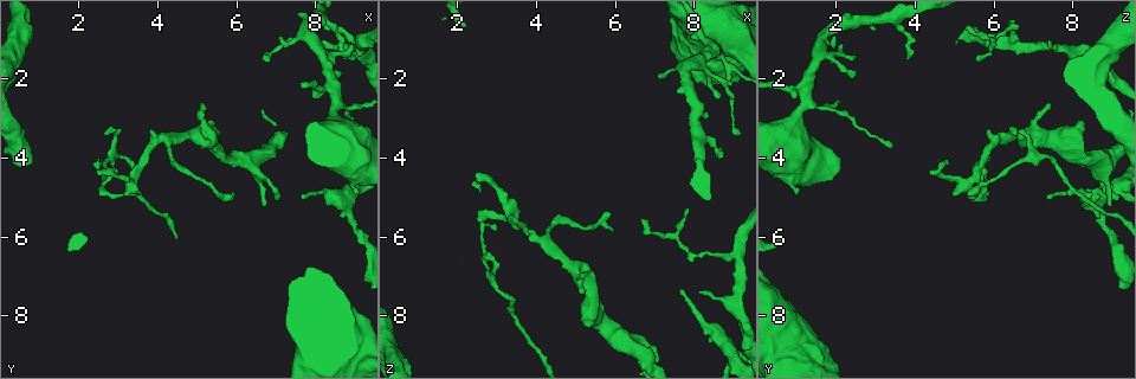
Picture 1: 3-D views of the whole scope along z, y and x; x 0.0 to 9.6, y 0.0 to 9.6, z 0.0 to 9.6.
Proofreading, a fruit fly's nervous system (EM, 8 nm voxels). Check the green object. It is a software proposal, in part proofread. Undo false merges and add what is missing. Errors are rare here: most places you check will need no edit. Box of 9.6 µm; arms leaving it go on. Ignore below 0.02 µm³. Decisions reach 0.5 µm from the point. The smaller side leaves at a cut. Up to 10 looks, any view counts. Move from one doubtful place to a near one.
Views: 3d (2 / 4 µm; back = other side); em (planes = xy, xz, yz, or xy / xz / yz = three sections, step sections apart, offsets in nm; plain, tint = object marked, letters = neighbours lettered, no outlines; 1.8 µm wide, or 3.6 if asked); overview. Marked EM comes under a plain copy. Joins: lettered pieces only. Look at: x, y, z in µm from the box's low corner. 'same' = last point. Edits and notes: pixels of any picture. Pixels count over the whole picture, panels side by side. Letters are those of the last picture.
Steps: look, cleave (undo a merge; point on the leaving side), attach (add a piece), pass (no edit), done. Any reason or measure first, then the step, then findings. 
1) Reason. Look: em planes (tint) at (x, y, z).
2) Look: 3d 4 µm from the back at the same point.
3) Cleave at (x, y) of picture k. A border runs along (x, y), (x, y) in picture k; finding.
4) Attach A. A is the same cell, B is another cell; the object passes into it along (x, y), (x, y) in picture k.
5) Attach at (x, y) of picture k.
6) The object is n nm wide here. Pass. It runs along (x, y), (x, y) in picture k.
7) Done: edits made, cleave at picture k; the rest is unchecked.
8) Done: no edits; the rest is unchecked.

Long arm stops here. Look: 3d 4 µm from the back at (5.95, 4.90, 5.85).

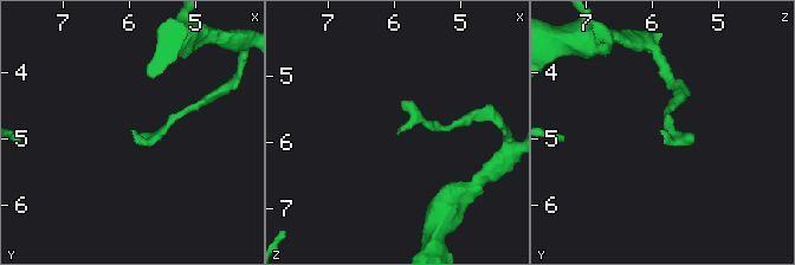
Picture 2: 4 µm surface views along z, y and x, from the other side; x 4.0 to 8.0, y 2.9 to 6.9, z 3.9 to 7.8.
Need the tissue. Look: em xz step 4 (letters) at (6.00, 4.90, 5.85).

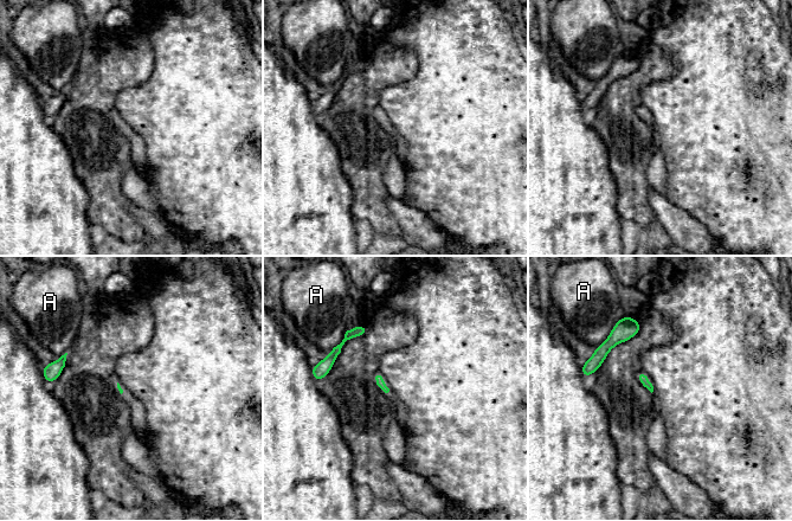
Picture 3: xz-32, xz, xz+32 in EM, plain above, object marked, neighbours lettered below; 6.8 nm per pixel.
Look: em planes (letters) at the same point.

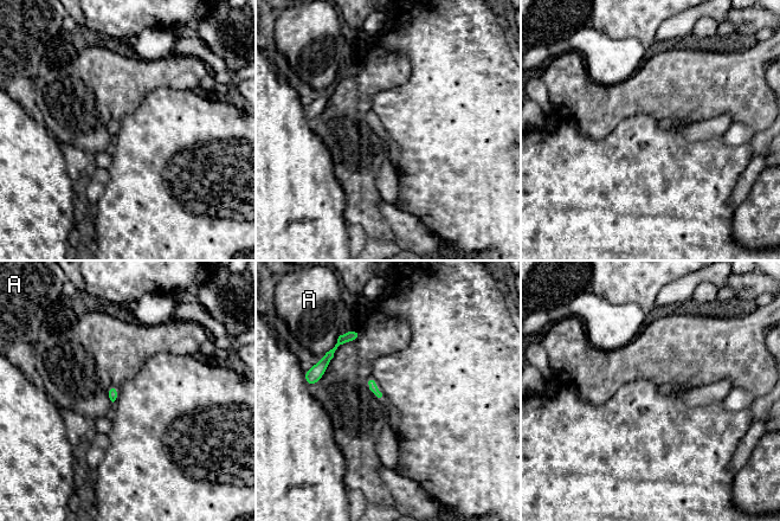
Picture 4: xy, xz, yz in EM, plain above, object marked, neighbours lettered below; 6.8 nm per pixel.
Pass. A is another cell; a border runs along (340, 335), (336, 343), (321, 358) in picture 4; no lettered piece goes on from it.

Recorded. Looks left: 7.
Thin end. Look: 3d 4 µm at (6.65, 5.25, 8.90).

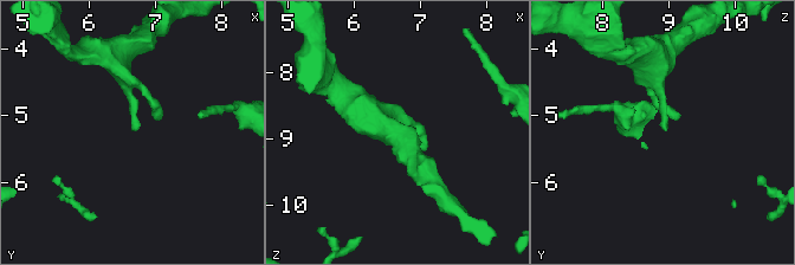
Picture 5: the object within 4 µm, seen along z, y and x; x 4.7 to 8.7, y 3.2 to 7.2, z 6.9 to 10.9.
Shape alone is not enough. Look: em 3.6 µm yz step 4 (letters) at (6.60, 5.20, 8.90).

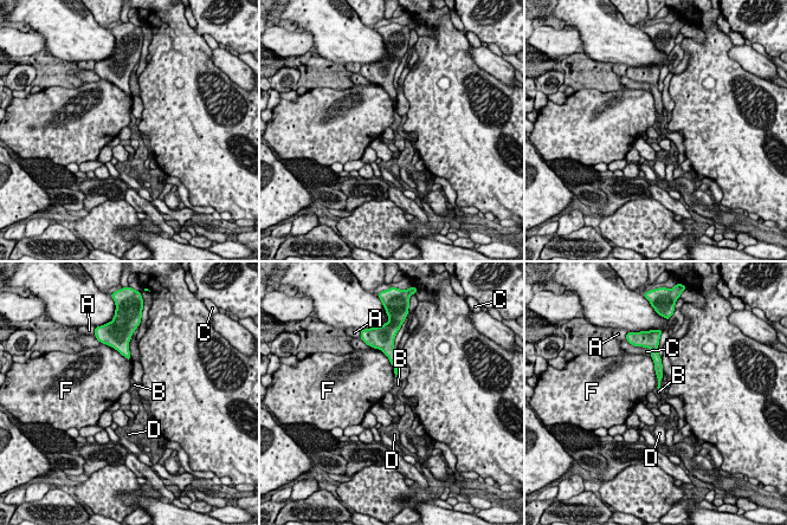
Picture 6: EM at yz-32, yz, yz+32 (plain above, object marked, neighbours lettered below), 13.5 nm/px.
Look: em 3.6 µm planes (letters) at the same point.

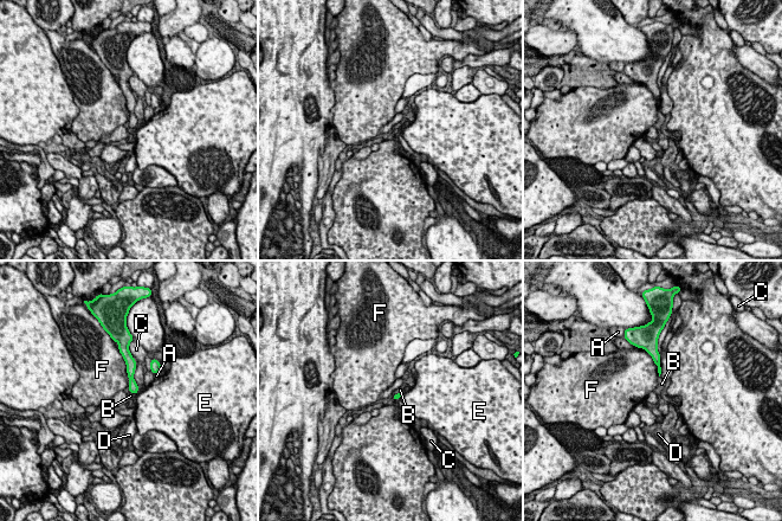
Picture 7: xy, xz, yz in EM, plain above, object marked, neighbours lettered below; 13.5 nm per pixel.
Pass. A, B, C, D, E and F are other cells; it runs along (127, 359), (130, 362), (134, 391) in picture 7; no lettered piece goes on from it.

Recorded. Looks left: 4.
An open end. Look: 3d 2 µm at (8.10, 1.05, 7.45).

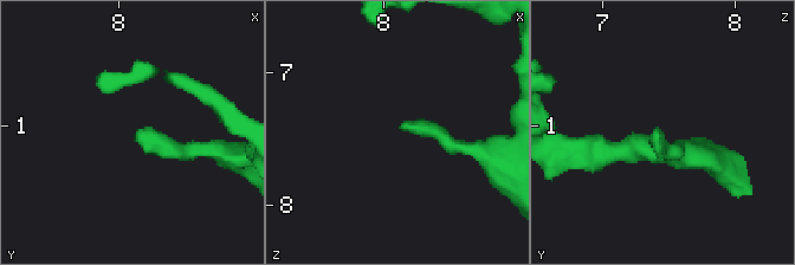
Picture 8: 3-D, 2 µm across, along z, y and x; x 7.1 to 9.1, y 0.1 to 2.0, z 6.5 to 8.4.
Look: em 3.6 µm xz step 16 (letters) at (8.14, 1.04, 7.40).

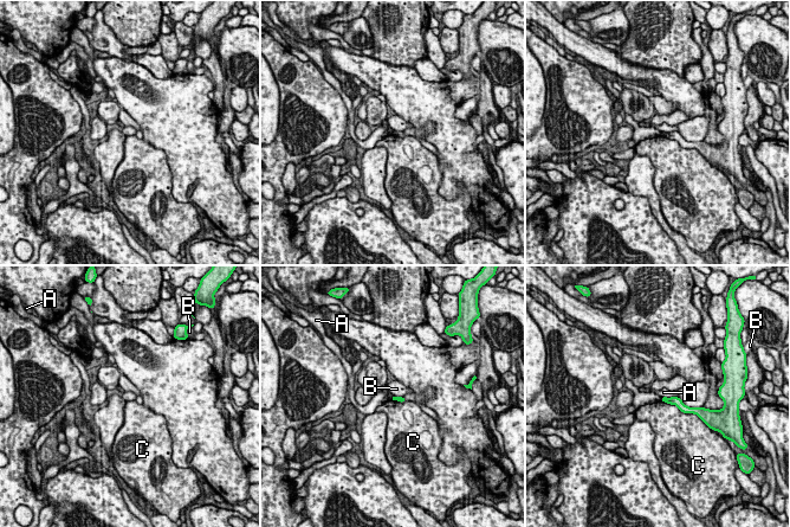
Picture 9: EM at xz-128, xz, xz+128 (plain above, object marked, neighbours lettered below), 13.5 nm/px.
Cut it another way. Look: em 3.6 µm planes (letters) at the same point.

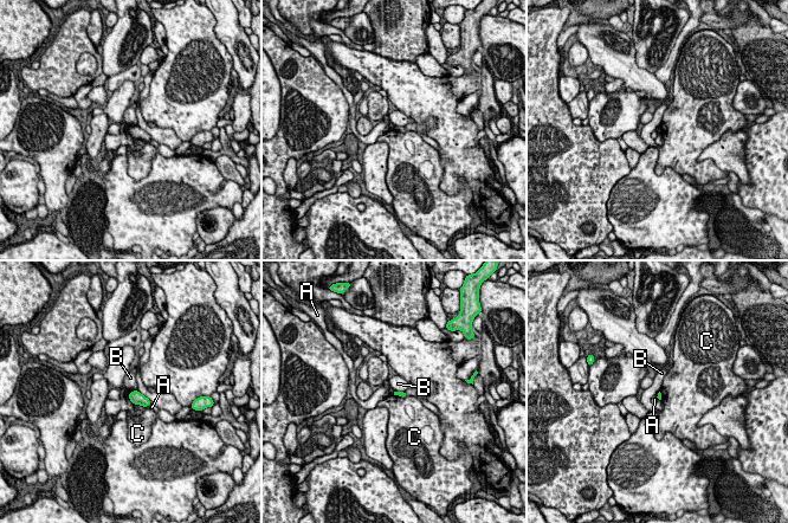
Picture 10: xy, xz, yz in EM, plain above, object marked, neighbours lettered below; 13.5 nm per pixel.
Pass. A, B and C are other cells; a border runs along (395, 391), (405, 392) in picture 10; no lettered piece goes on from it.

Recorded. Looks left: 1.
Done: no edits; the rest is unchecked.

